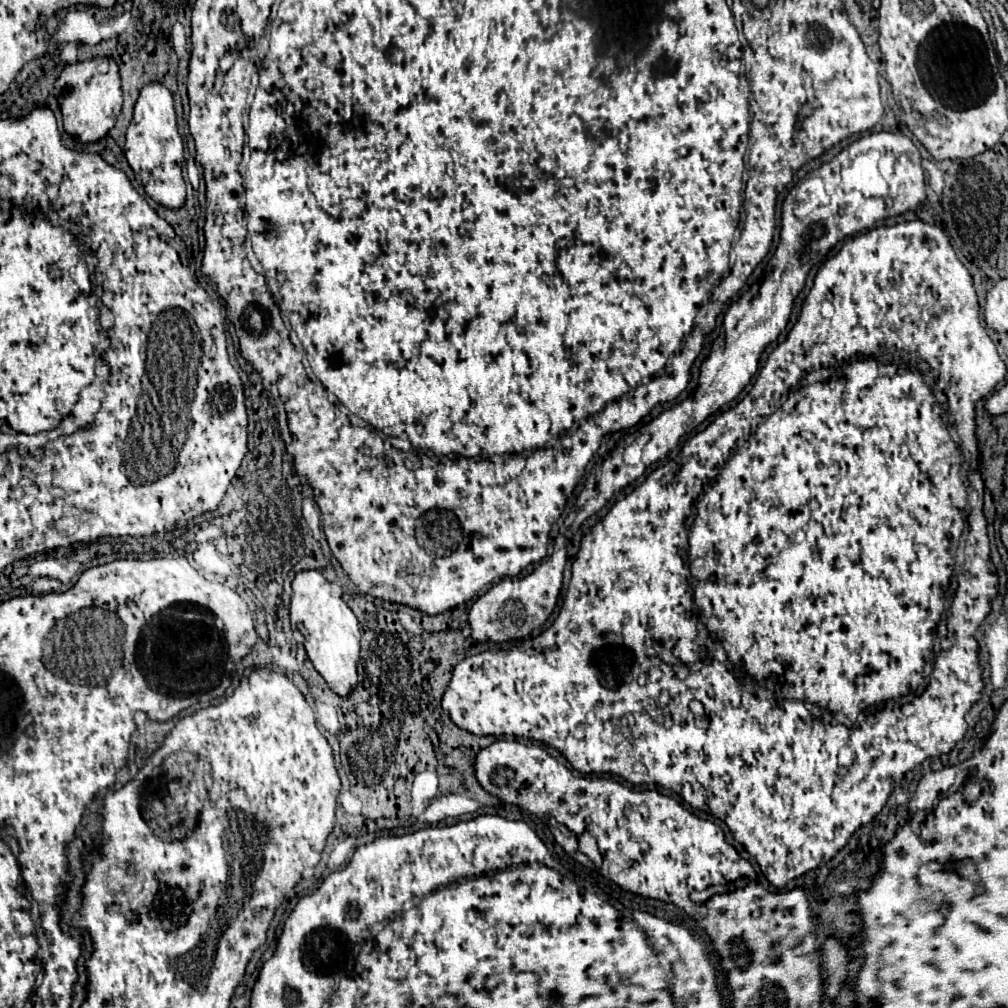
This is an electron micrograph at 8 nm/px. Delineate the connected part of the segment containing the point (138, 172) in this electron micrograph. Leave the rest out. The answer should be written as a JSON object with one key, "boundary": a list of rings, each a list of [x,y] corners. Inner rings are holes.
{"boundary":[[[148,84],[142,88],[140,98],[134,106],[134,118],[126,130],[124,154],[134,170],[136,180],[144,186],[146,194],[164,208],[178,210],[186,200],[186,182],[182,178],[182,156],[184,144],[176,126],[176,112],[170,90],[160,84]]]}

